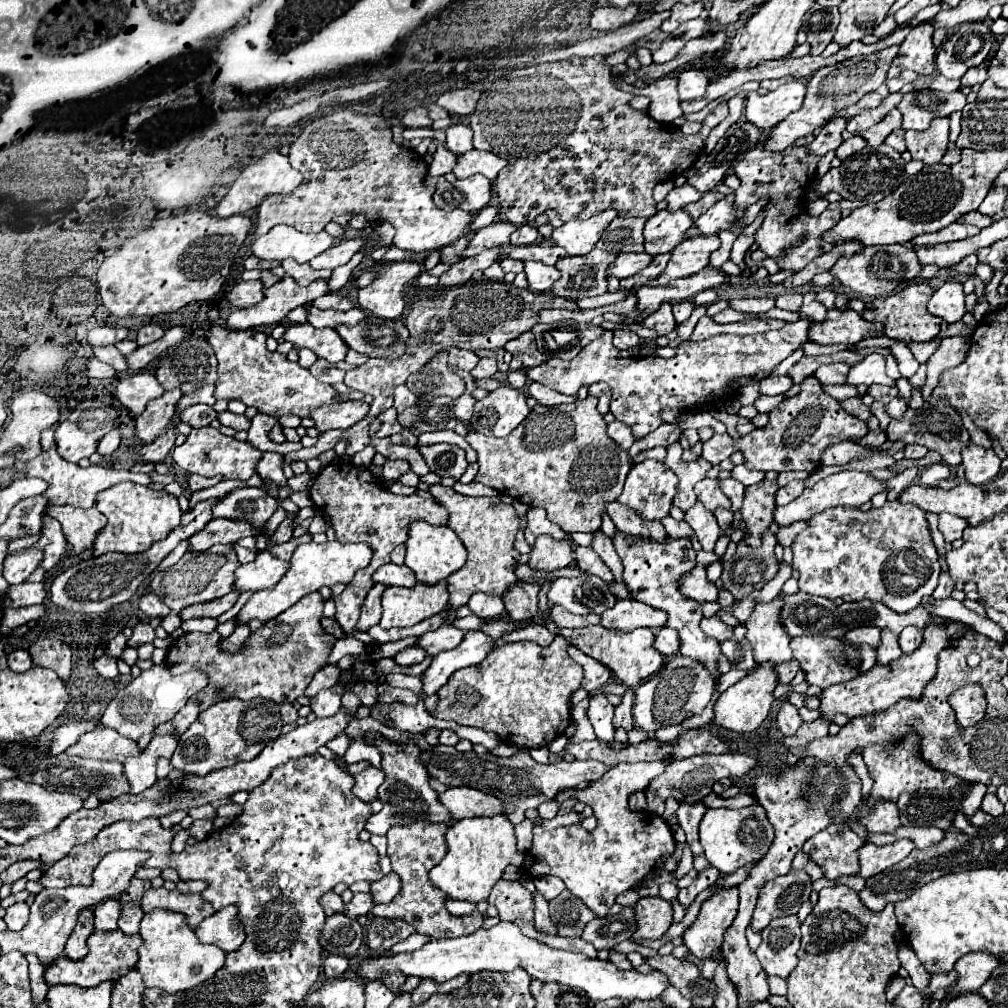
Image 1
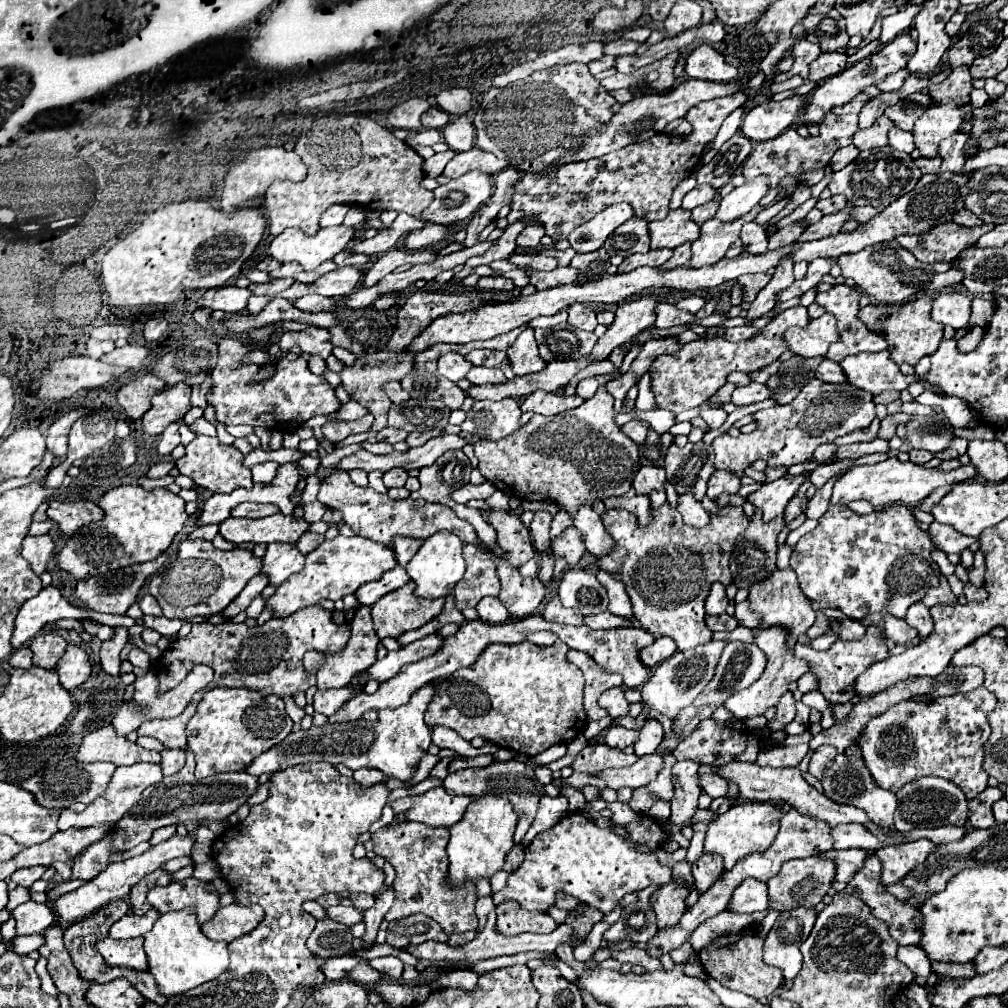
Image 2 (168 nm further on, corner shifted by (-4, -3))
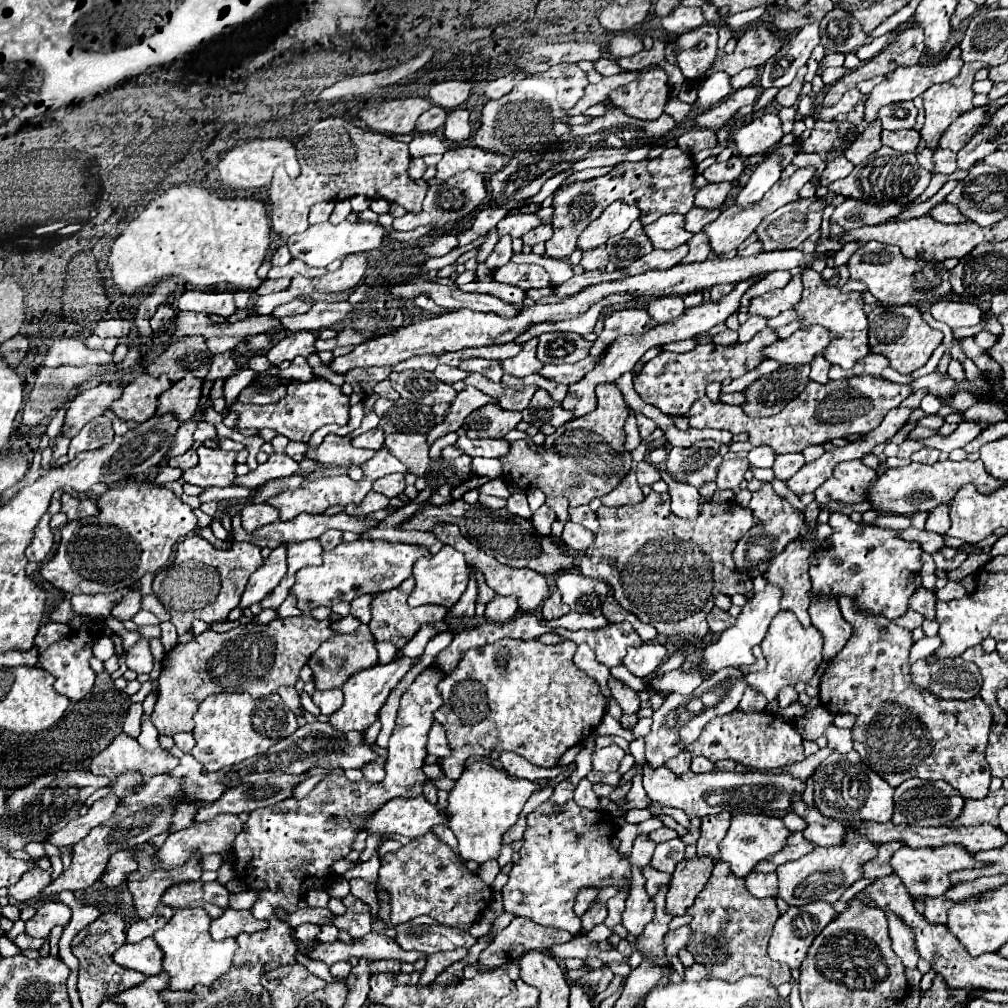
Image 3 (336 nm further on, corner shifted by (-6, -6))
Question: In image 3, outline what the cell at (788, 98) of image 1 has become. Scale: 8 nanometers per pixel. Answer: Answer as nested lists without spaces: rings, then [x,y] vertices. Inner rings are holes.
[[[766,114],[762,118],[752,120],[750,124],[744,124],[738,130],[736,128],[732,130],[736,152],[744,158],[774,148],[782,136],[784,132],[782,132],[782,122],[778,114]]]

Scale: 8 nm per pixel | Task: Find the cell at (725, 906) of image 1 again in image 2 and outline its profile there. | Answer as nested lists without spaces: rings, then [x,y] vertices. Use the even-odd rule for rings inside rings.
[[[756,879],[742,881],[736,887],[728,903],[728,909],[732,909],[732,913],[754,913],[754,909],[766,911],[768,909],[768,885]]]

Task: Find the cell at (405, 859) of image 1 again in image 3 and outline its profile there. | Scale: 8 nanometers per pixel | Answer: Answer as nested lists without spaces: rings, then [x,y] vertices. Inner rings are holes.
[[[430,832],[418,840],[410,840],[410,844],[396,852],[384,854],[380,860],[380,884],[390,892],[390,922],[394,926],[428,914],[444,926],[468,932],[478,914],[486,910],[492,900],[492,888],[484,884],[478,874],[470,872],[450,846]]]

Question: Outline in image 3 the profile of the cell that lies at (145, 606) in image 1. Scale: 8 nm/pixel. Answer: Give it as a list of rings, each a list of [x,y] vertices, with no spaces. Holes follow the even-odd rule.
[[[148,594],[148,596],[144,596],[142,598],[142,608],[144,610],[148,610],[148,612],[152,612],[160,622],[164,622],[164,620],[168,620],[168,612],[166,612],[166,608],[158,602],[158,598],[154,596],[154,594]]]

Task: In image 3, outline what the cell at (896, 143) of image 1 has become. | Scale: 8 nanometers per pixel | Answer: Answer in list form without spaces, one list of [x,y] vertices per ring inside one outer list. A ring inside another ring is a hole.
[[[882,130],[882,142],[898,152],[914,152],[920,142],[920,134],[916,130]]]

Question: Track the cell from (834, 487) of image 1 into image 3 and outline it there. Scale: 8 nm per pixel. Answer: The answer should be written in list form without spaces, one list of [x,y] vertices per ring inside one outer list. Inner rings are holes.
[[[962,460],[962,462],[936,462],[932,466],[924,466],[924,464],[908,464],[904,468],[888,468],[884,470],[874,482],[870,482],[868,492],[866,492],[866,500],[874,510],[880,512],[894,512],[894,514],[914,514],[920,510],[932,510],[936,508],[940,502],[950,502],[954,498],[954,494],[966,486],[966,484],[974,484],[978,488],[978,492],[986,494],[986,492],[994,492],[994,488],[1000,488],[1004,482],[994,480],[984,468],[982,462],[970,462],[970,460]]]

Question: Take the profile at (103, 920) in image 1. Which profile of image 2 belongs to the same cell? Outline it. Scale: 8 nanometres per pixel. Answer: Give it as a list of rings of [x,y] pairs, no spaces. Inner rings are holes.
[[[154,909],[148,911],[148,915],[138,917],[138,915],[124,915],[120,921],[116,921],[110,929],[110,937],[112,939],[132,939],[132,937],[140,937],[144,933],[148,933],[154,925],[154,921],[160,917],[160,913],[156,913]]]

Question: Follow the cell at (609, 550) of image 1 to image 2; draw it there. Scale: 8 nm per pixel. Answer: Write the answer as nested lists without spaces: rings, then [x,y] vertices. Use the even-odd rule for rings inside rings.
[[[580,507],[576,517],[574,517],[574,527],[578,531],[584,533],[584,543],[586,549],[594,555],[594,557],[604,557],[606,553],[610,553],[612,547],[612,537],[604,531],[602,519],[600,515],[592,509],[592,507]]]

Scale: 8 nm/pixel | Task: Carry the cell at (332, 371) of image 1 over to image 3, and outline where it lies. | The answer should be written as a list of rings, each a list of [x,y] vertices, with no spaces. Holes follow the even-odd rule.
[[[302,356],[294,358],[292,364],[290,364],[290,368],[280,370],[278,367],[272,366],[267,372],[271,376],[280,376],[280,378],[300,378],[300,380],[310,380],[310,378],[314,376],[312,368],[308,366],[308,360],[302,358]]]

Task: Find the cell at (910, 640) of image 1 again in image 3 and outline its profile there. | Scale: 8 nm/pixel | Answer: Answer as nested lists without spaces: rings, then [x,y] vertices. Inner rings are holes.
[[[918,588],[918,592],[914,592],[914,596],[910,598],[910,608],[914,612],[920,612],[926,620],[934,620],[934,604],[936,596],[926,588]]]

